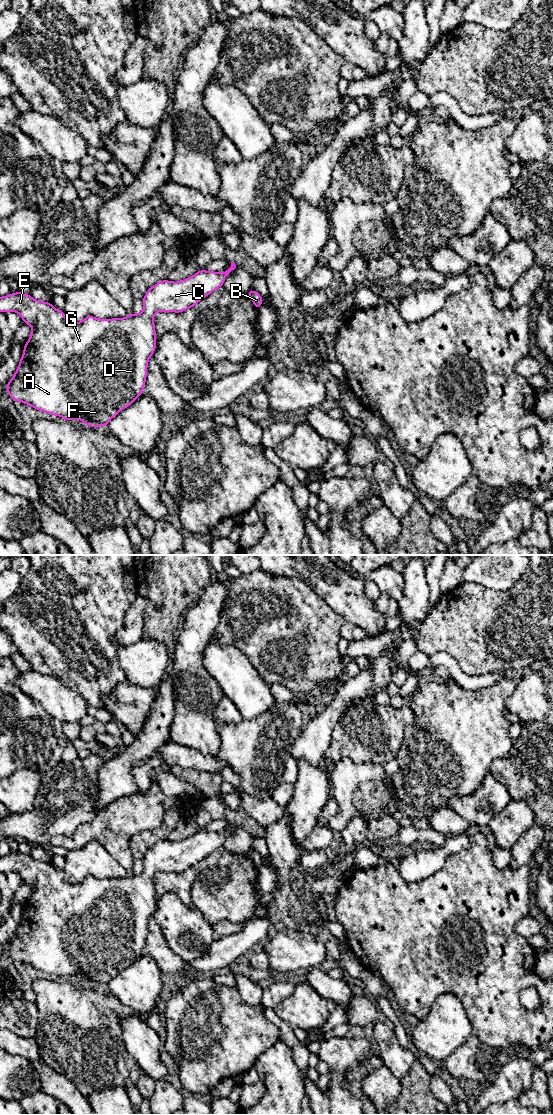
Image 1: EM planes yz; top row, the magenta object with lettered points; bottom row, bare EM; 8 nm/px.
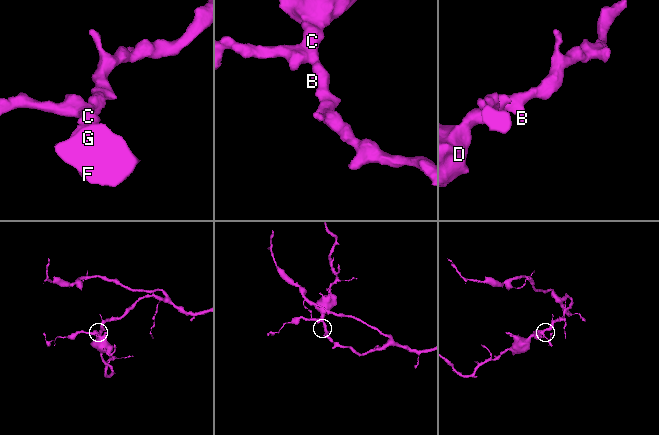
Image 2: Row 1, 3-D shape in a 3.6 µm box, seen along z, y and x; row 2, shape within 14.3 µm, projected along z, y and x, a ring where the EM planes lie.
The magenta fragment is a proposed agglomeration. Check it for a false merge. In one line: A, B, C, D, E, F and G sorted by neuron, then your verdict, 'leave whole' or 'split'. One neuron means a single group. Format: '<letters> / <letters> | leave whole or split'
A B C D E F G | leave whole

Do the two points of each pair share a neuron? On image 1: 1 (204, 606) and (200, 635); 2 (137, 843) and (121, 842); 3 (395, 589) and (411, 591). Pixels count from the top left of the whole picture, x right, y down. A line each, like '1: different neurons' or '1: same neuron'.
1: same neuron
2: different neurons
3: different neurons

